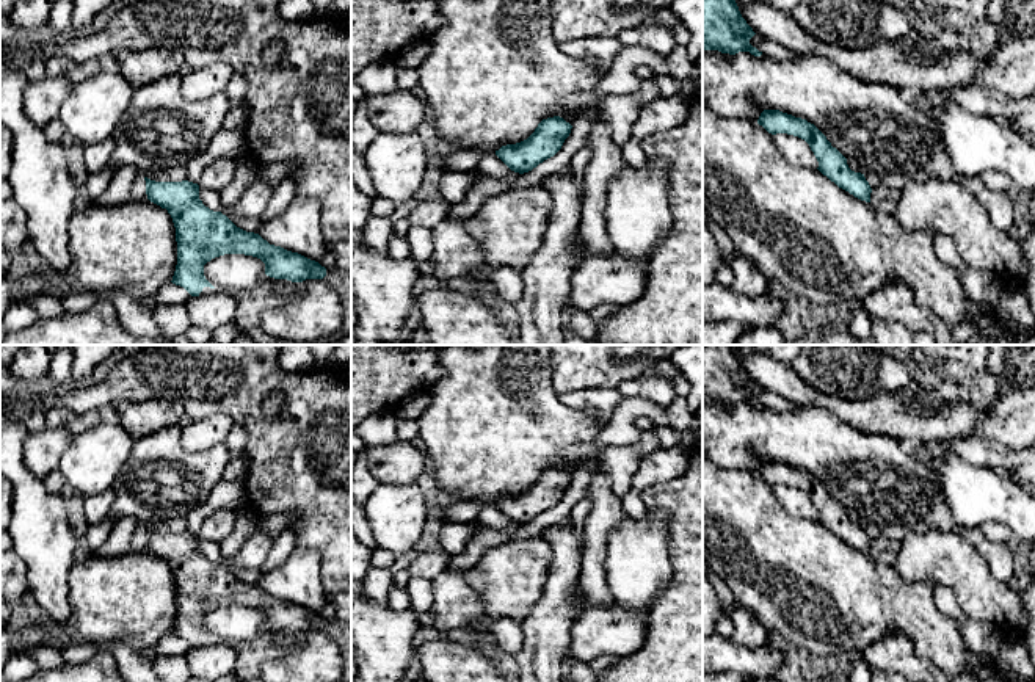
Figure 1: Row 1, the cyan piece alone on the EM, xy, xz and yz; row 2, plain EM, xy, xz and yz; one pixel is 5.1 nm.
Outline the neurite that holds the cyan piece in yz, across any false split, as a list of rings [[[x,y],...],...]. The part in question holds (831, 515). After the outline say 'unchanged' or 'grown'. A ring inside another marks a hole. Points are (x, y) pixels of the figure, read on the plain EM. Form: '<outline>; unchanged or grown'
[[[764,461],[757,470],[768,484],[787,484],[804,491],[819,513],[819,522],[839,539],[870,553],[872,539],[864,525],[848,519],[847,510],[831,497],[826,488],[811,473],[779,461]]]; unchanged

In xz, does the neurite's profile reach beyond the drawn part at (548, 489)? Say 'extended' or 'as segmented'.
as segmented

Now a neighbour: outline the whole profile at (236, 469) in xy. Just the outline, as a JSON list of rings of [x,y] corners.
[[[231,453],[223,470],[221,480],[243,481],[248,470],[248,461],[243,453]]]

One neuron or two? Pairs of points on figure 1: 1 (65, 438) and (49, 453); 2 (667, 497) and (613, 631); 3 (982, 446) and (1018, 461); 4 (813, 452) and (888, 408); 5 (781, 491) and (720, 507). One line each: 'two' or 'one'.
1: one
2: two
3: one
4: two
5: two

